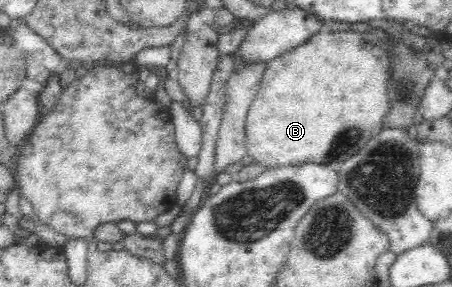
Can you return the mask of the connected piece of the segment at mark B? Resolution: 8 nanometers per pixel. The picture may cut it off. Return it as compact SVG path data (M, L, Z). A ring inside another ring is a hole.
M351 30L317 32L281 57L275 57L265 66L257 95L246 115L246 155L265 170L307 163L327 165L335 160L344 162L350 159L382 127L382 119L389 109L386 92L388 67L385 50L366 43L361 33Z

